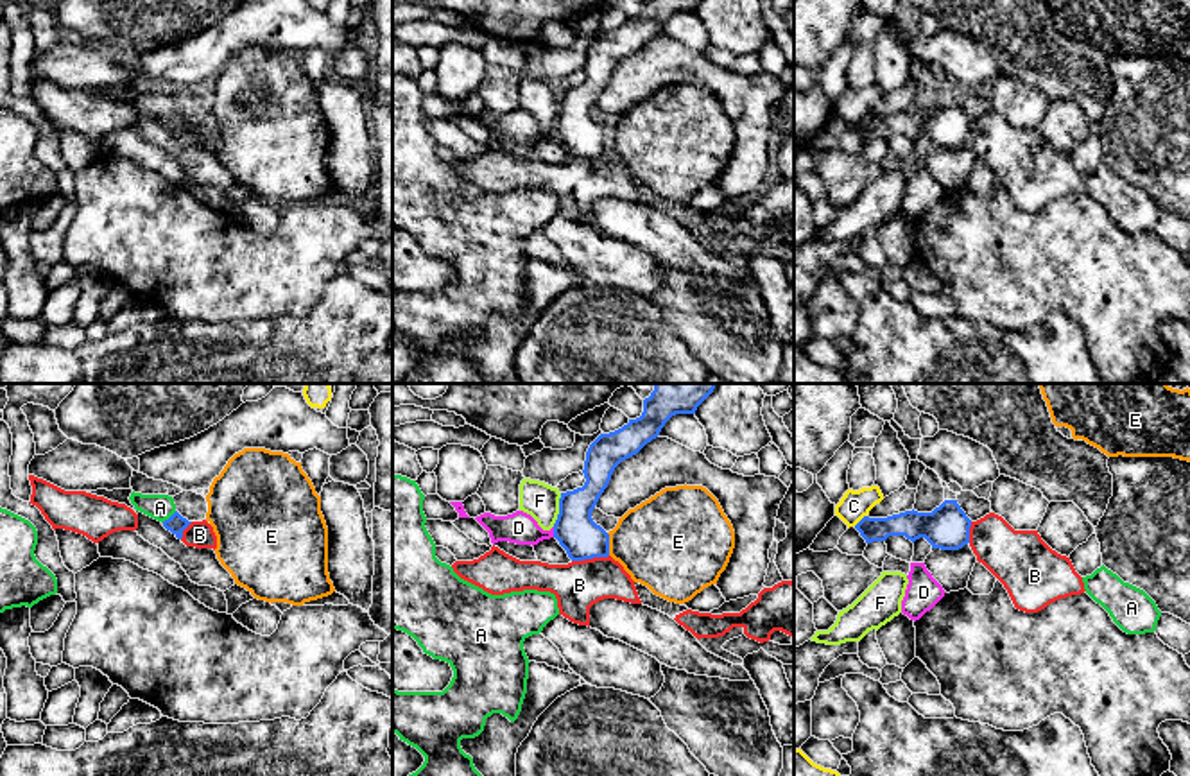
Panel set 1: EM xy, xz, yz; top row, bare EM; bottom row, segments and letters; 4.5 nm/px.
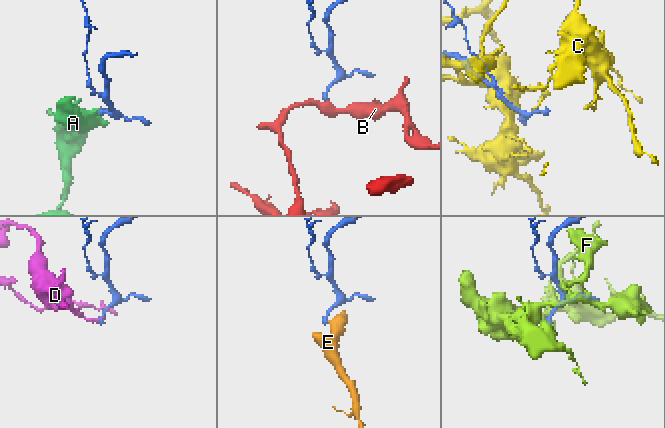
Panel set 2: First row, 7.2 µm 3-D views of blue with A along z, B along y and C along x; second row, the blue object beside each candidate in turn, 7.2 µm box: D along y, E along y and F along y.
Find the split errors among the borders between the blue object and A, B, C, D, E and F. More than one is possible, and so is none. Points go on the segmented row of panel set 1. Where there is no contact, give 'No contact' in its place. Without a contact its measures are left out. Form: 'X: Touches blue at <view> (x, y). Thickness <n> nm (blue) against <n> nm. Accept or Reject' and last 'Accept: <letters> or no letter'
A: Touches blue at xy (171, 517). Thickness 90 nm (blue) against 120 nm. Accept
B: Touches blue at xz (590, 558). Thickness 190 nm (blue) against 220 nm. Reject
C: Touches blue at yz (861, 520). Thickness 130 nm (blue) against 140 nm. Reject
D: Touches blue at xz (554, 533). Thickness 190 nm (blue) against 140 nm. Reject
E: Touches blue at xz (608, 543). Thickness 190 nm (blue) against 420 nm. Reject
F: Touches blue at xz (560, 509). Thickness 190 nm (blue) against 160 nm. Reject
Accept: A

